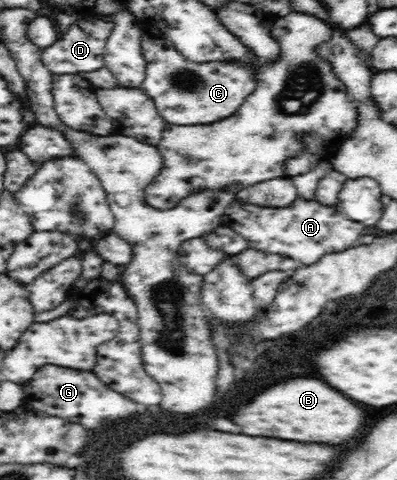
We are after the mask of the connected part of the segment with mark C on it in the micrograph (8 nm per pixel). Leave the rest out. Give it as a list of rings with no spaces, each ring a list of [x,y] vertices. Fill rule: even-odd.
[[[145,27],[145,29],[144,29],[144,30],[143,30],[143,32],[142,32],[142,34],[141,34],[141,37],[140,37],[140,41],[141,41],[141,42],[142,42],[142,49],[143,49],[143,50],[142,50],[142,53],[144,53],[144,57],[146,57],[146,76],[145,76],[145,78],[144,78],[144,82],[142,82],[142,84],[140,84],[140,86],[139,86],[139,88],[140,88],[140,89],[141,89],[141,90],[142,90],[142,91],[145,91],[145,93],[146,93],[146,94],[148,94],[148,96],[152,96],[152,98],[154,98],[154,100],[156,100],[156,108],[158,108],[158,112],[166,112],[166,114],[162,114],[162,116],[164,116],[164,120],[166,120],[166,122],[170,122],[170,124],[174,124],[174,125],[178,125],[178,124],[180,124],[180,126],[188,126],[188,124],[202,124],[202,125],[206,125],[206,124],[214,124],[214,122],[218,122],[218,121],[220,121],[220,120],[222,120],[222,119],[224,119],[224,118],[228,118],[228,116],[230,116],[230,115],[231,115],[231,114],[234,114],[234,113],[236,113],[236,112],[237,112],[237,110],[238,110],[238,108],[240,108],[240,106],[242,106],[242,102],[244,102],[244,100],[246,100],[246,96],[250,96],[250,94],[252,94],[252,92],[254,92],[254,89],[255,89],[255,86],[256,86],[256,80],[254,80],[254,76],[255,76],[255,72],[256,72],[256,68],[255,68],[255,66],[253,66],[253,62],[254,62],[254,61],[255,61],[255,60],[256,60],[256,59],[258,59],[258,61],[260,61],[260,60],[261,60],[261,58],[260,58],[260,57],[258,57],[258,56],[256,56],[256,58],[254,58],[254,60],[252,60],[252,62],[234,62],[234,61],[233,61],[233,60],[228,60],[228,62],[226,62],[226,61],[224,61],[224,62],[216,62],[216,60],[212,60],[212,62],[192,62],[192,61],[191,61],[191,60],[188,60],[188,59],[186,59],[186,57],[185,57],[185,56],[184,56],[184,55],[182,55],[182,54],[180,54],[180,53],[179,53],[179,52],[178,52],[178,51],[177,51],[177,50],[176,50],[176,49],[175,49],[175,48],[174,48],[174,46],[173,46],[173,44],[172,44],[172,42],[170,42],[170,40],[169,40],[169,39],[168,39],[168,38],[167,38],[167,37],[166,37],[166,36],[160,36],[160,35],[159,35],[159,34],[158,34],[158,33],[157,33],[157,32],[156,32],[156,31],[153,31],[153,30],[151,30],[151,29],[150,29],[150,28],[148,28],[148,27]]]

